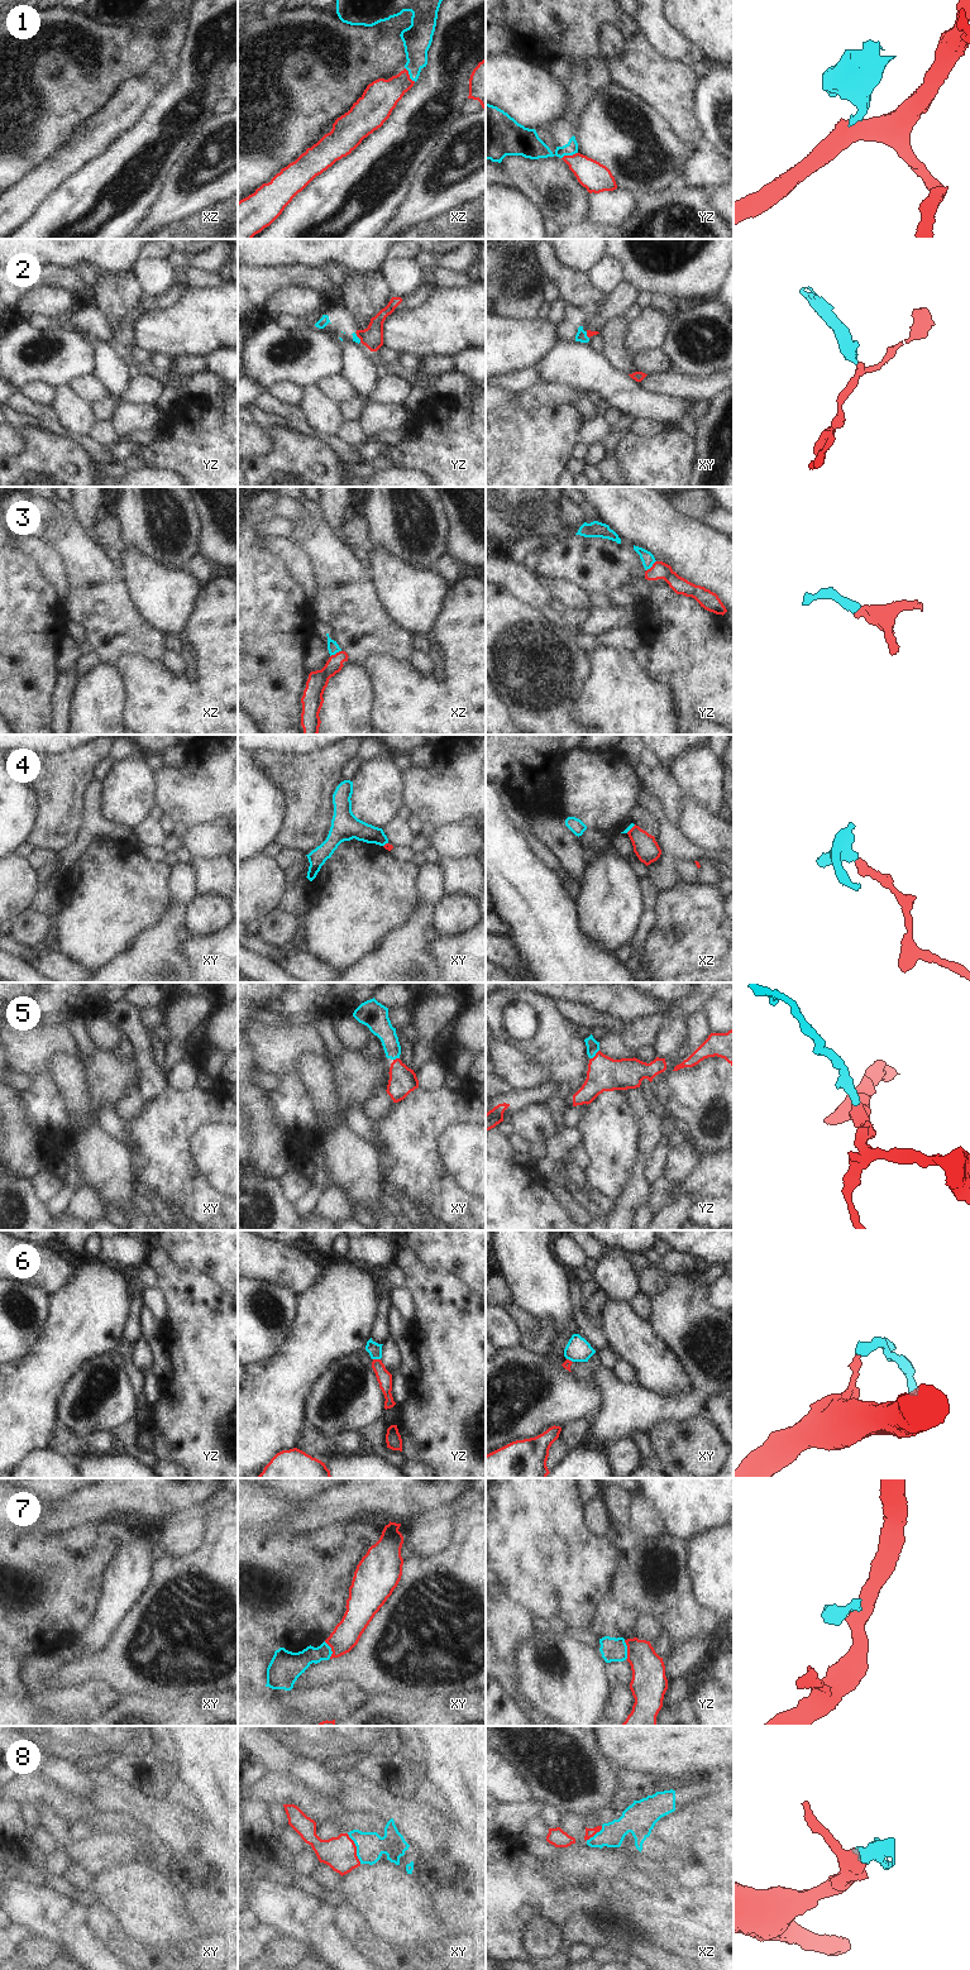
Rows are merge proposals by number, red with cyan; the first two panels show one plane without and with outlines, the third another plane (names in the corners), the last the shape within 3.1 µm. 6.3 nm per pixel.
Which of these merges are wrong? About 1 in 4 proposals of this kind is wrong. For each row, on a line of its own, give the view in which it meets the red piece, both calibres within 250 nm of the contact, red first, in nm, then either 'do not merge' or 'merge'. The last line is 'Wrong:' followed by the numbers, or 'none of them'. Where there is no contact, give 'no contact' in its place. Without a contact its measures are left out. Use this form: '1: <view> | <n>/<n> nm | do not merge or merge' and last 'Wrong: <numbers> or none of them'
1: yz | 190/150 nm | do not merge
2: yz | 140/40 nm | do not merge
3: xz | 130/70 nm | merge
4: xz | 160/20 nm | do not merge
5: yz | 220/80 nm | merge
6: yz | 100/90 nm | merge
7: yz | 220/150 nm | do not merge
8: xy | 220/180 nm | merge
Wrong: 1, 2, 4, 7

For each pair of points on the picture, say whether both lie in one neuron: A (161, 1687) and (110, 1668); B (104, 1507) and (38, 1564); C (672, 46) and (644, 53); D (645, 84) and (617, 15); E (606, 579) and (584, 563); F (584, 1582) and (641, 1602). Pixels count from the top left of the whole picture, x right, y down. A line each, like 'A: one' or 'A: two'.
A: one
B: two
C: two
D: one
E: one
F: two

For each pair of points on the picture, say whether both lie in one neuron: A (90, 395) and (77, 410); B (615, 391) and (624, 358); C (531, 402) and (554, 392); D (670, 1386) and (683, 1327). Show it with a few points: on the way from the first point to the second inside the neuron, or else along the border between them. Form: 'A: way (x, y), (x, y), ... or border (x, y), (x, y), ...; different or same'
A: border (66, 386), (90, 405); different
B: border (602, 352), (613, 368), (627, 374); different
C: way (536, 397), (541, 393), (549, 393); same
D: border (658, 1332), (681, 1358), (693, 1380); different

